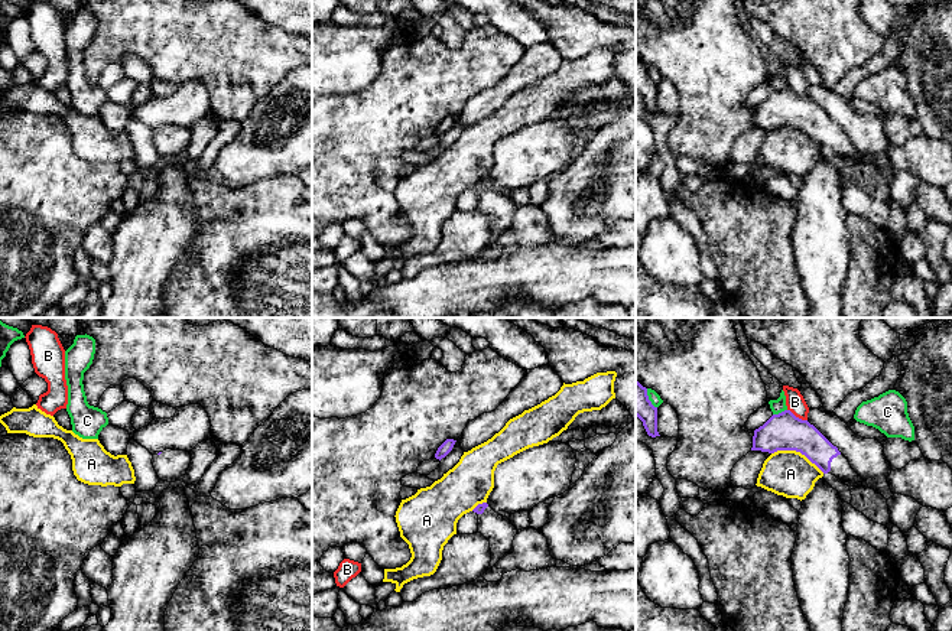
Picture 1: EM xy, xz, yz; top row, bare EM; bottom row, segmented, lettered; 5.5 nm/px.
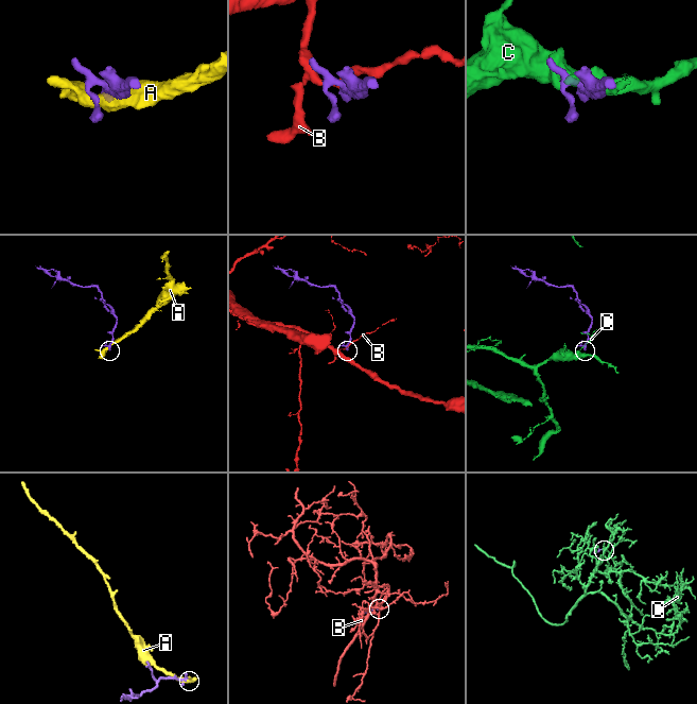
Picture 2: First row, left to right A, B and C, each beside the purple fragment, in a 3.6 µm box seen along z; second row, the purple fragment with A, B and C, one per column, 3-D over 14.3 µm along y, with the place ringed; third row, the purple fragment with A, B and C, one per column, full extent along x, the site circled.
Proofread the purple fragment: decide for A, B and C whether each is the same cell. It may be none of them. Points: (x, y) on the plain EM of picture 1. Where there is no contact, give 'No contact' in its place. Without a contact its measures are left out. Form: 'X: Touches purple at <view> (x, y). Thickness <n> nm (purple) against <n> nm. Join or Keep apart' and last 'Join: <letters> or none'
A: Touches purple at yz (798, 127). Thickness 200 nm (purple) against 260 nm. Keep apart
B: Touches purple at yz (798, 94). Thickness 200 nm (purple) against 110 nm. Keep apart
C: Touches purple at yz (779, 90). Thickness 200 nm (purple) against 80 nm. Keep apart
Join: none

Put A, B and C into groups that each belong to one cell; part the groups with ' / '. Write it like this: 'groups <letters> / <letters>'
groups A / B / C

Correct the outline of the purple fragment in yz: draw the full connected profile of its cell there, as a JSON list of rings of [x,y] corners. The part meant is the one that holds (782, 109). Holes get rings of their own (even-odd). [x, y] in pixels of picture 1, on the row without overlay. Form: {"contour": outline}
{"contour": [[[790,87],[773,91],[754,107],[751,127],[774,130],[796,127],[805,131],[823,150],[848,157],[851,163],[868,165],[867,159],[851,144],[848,136],[813,101],[796,94]]]}

